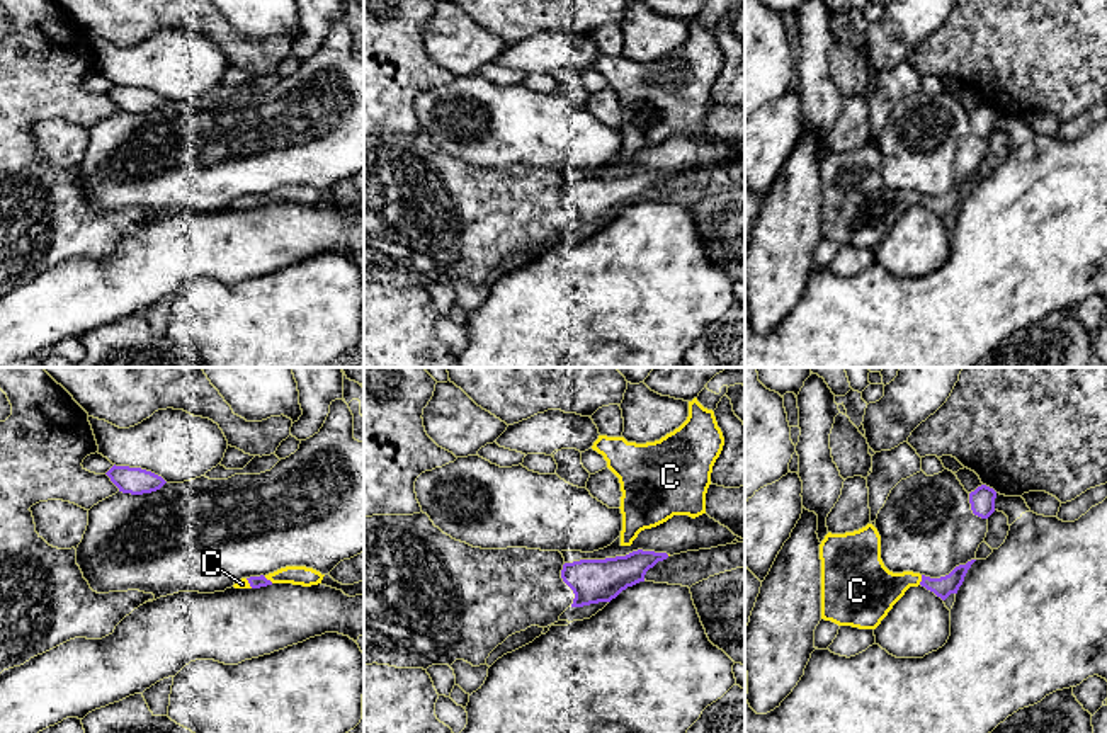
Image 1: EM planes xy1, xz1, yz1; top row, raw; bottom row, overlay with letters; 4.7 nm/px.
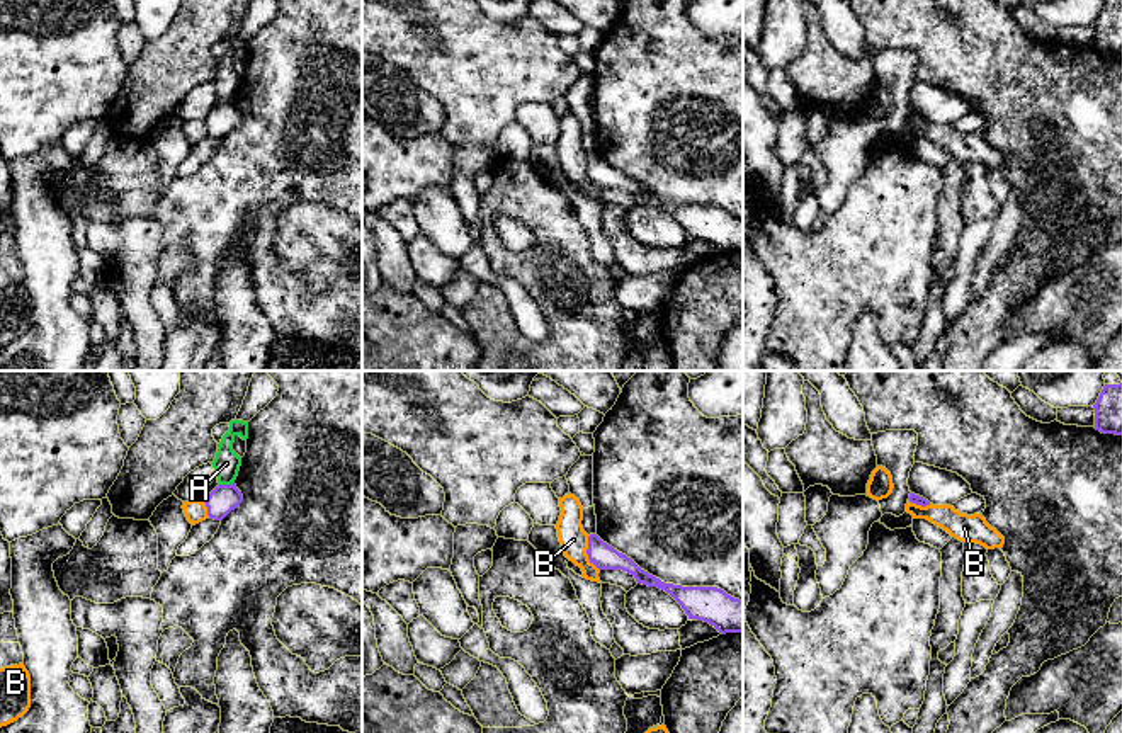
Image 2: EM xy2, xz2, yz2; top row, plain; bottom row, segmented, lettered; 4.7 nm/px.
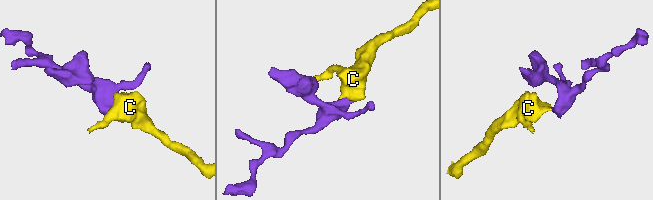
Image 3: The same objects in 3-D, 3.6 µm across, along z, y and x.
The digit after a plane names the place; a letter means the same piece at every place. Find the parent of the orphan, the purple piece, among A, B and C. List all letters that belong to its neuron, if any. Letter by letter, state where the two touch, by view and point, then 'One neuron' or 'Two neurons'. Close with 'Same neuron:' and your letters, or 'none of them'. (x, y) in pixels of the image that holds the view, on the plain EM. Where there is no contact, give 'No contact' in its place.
A: Touches purple at xy2 (226, 104). Two neurons
B: Touches purple at xz2 (587, 172). Two neurons
C: Touches purple at yz1 (922, 199). One neuron
Same neuron: C

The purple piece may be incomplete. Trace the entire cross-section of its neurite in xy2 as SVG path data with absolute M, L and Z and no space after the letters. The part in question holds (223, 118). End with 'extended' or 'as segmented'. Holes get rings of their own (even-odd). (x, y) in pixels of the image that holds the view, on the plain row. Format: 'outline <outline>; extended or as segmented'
outline M235 102L218 104L204 119L209 138L223 139L231 129L243 121L241 111Z; as segmented

